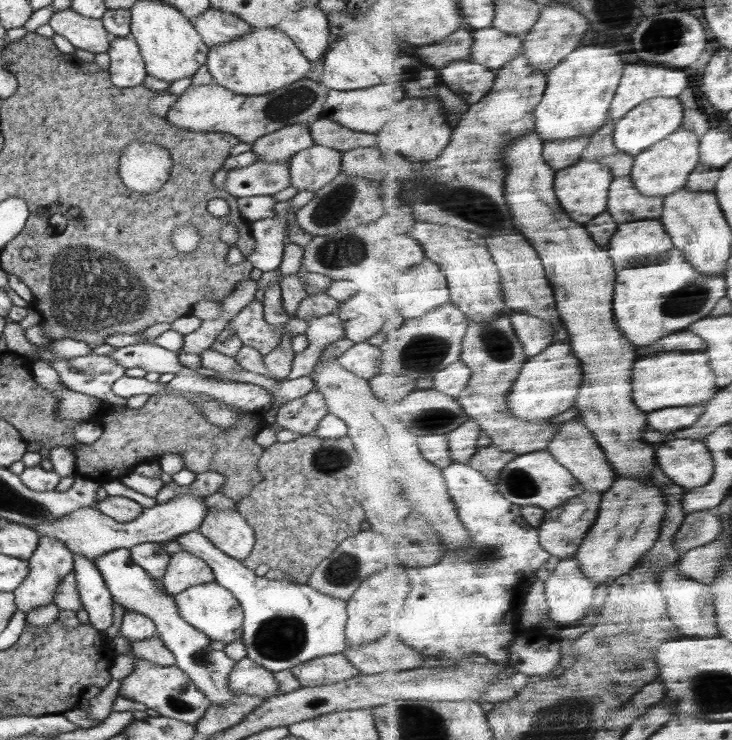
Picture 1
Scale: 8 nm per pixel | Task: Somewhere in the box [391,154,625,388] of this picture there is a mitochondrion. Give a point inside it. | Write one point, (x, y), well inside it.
(475, 207)

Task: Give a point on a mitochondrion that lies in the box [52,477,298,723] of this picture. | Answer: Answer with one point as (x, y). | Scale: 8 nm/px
(177, 701)

